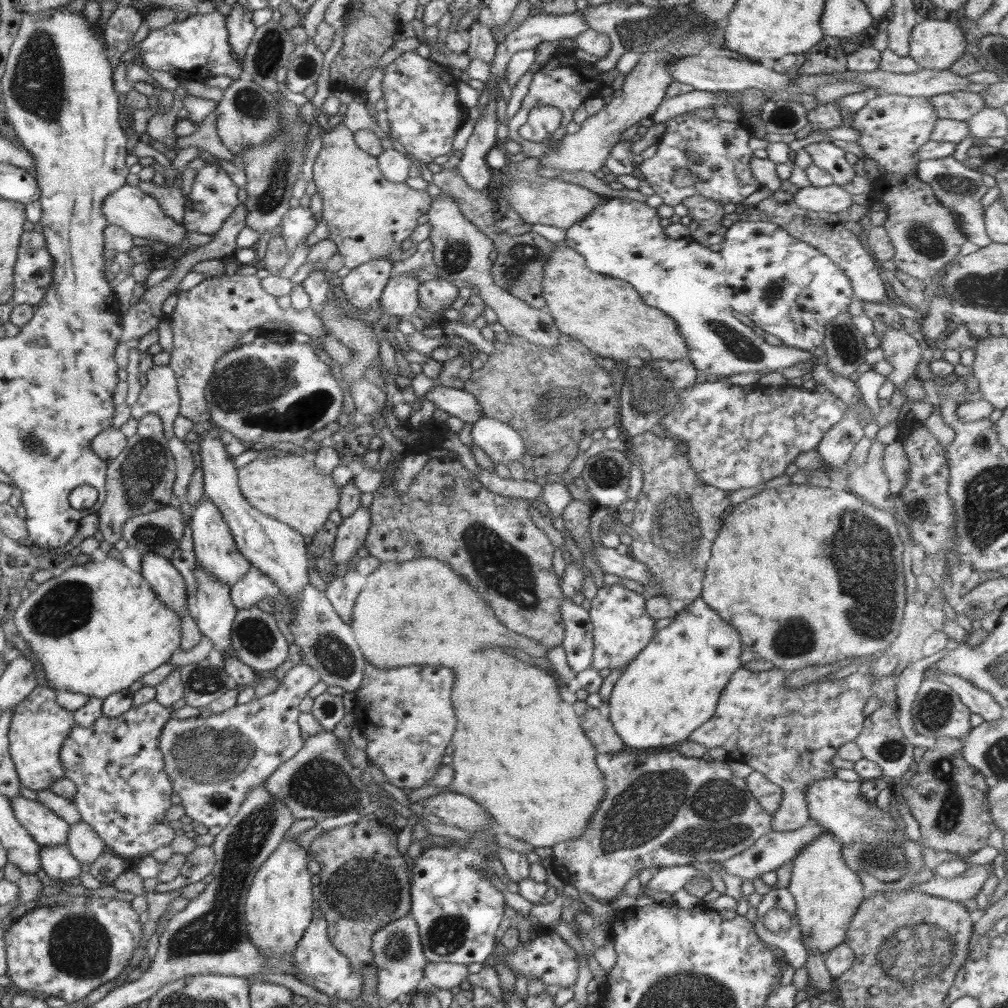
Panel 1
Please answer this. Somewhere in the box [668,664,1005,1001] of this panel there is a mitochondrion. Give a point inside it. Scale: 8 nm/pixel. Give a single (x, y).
(918, 949)

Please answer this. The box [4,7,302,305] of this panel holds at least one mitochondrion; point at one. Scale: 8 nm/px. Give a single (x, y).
(37, 83)

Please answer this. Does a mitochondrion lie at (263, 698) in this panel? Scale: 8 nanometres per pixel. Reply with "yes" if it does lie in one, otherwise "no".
no

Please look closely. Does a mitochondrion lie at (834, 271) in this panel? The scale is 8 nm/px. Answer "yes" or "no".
no

